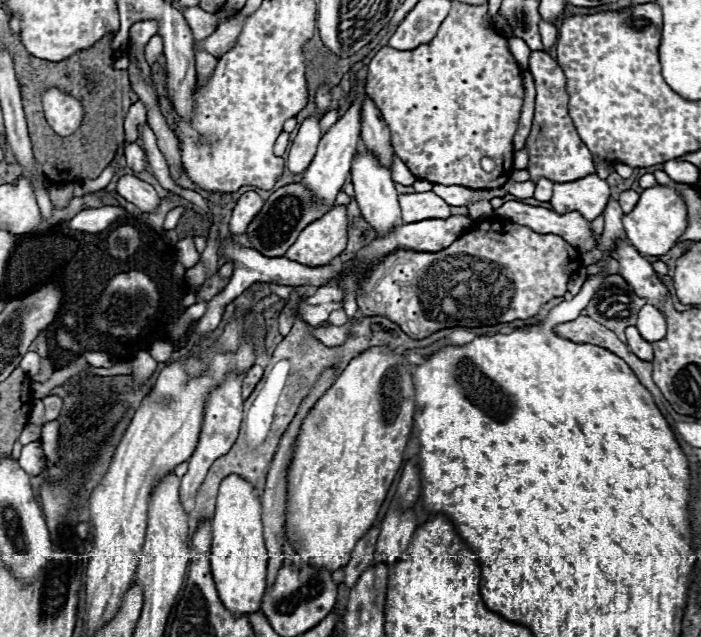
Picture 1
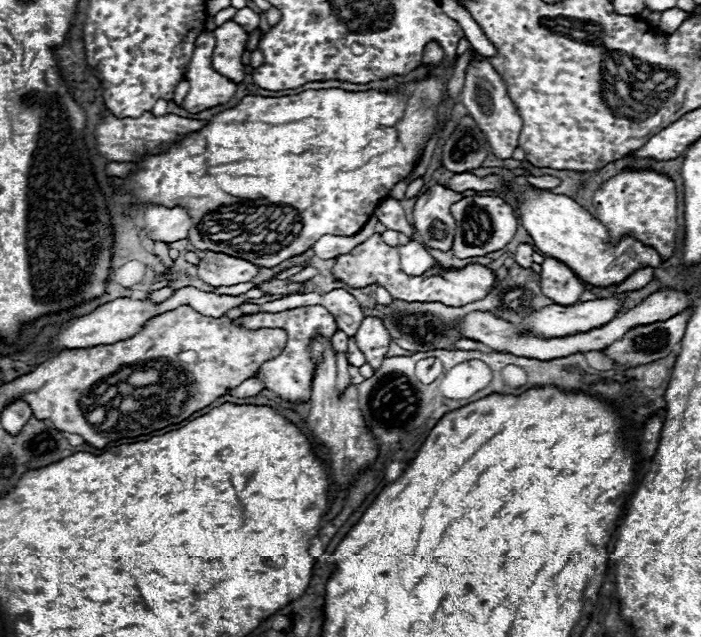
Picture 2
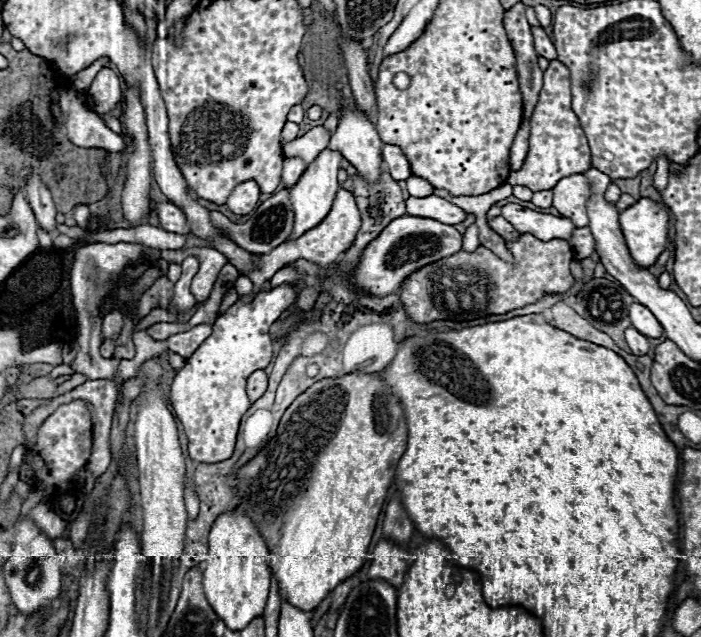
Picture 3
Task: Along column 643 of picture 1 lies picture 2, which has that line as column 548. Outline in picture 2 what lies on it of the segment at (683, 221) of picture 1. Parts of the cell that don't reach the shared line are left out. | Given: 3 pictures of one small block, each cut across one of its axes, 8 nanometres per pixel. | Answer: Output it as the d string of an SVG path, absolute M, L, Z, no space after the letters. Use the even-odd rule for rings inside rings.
M518 176L516 182L514 182L514 196L518 200L518 214L522 218L522 226L528 230L528 234L534 238L534 246L542 252L542 254L548 254L548 256L554 256L558 258L560 262L564 262L568 268L574 270L574 274L586 282L586 284L592 284L592 286L600 286L600 288L606 288L606 286L616 286L620 282L624 282L626 278L630 278L638 268L642 266L652 266L652 268L658 268L660 266L660 256L654 248L648 248L644 246L640 240L636 240L634 236L622 236L622 240L612 246L610 244L610 232L608 228L596 220L586 208L582 208L578 202L574 202L572 198L568 196L558 196L558 194L550 194L550 192L534 192L526 178L524 176Z

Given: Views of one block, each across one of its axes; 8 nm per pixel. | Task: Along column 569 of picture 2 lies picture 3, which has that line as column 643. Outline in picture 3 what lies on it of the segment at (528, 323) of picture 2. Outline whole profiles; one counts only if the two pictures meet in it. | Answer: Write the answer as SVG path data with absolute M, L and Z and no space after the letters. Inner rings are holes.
M632 304L630 306L630 320L632 326L642 332L648 338L660 338L662 336L662 326L658 324L658 320L654 318L654 314L642 306L642 304Z

